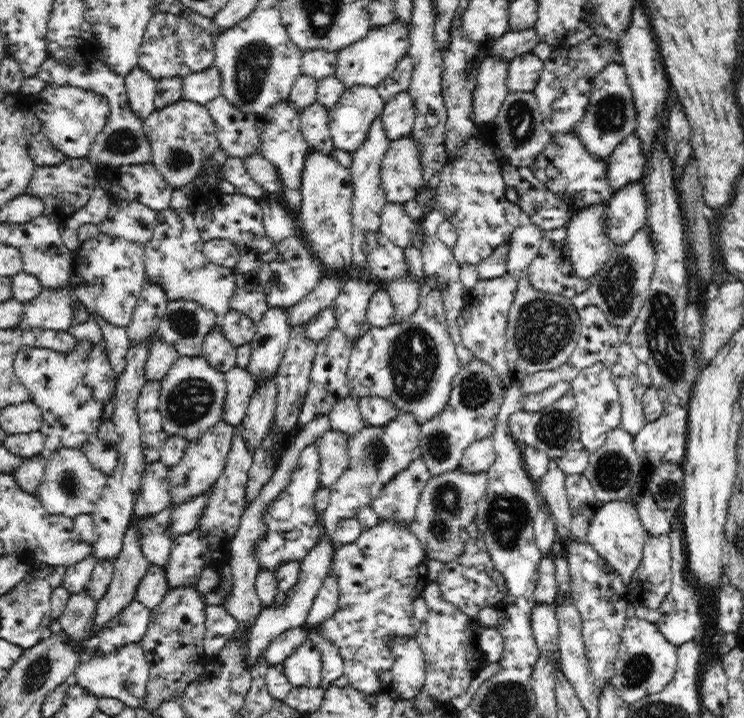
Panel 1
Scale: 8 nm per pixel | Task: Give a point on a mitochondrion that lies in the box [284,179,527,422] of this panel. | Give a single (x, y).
(413, 360)

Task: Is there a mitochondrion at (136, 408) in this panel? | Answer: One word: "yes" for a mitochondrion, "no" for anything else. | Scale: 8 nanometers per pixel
no

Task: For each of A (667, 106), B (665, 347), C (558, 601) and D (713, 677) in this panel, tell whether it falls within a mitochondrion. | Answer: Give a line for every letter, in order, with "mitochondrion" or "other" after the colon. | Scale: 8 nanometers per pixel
A: other
B: mitochondrion
C: other
D: other

